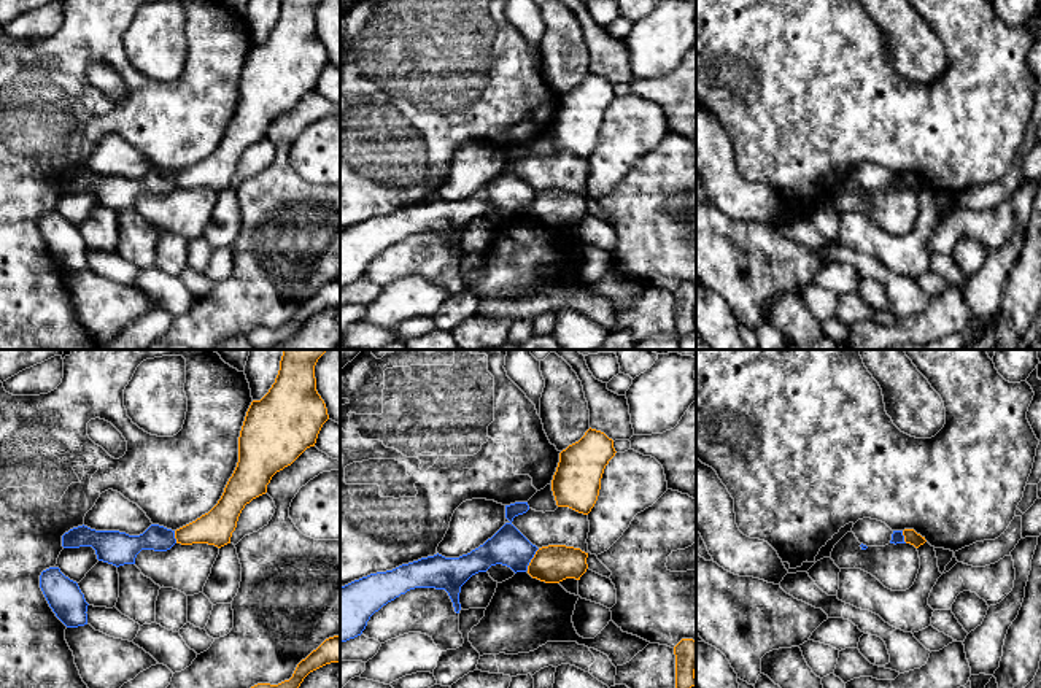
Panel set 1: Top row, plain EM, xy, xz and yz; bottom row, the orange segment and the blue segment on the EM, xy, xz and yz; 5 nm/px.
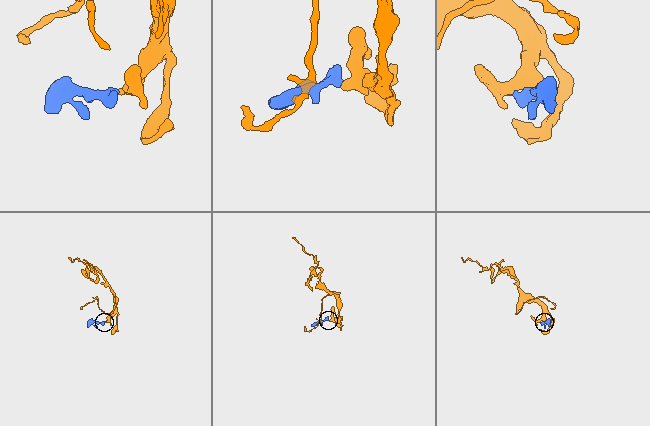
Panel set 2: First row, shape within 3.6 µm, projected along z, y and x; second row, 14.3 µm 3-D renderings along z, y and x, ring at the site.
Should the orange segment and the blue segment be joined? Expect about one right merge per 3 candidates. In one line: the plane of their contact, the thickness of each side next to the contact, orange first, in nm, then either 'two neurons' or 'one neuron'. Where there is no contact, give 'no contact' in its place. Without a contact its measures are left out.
xz | 190/190 nm | two neurons

